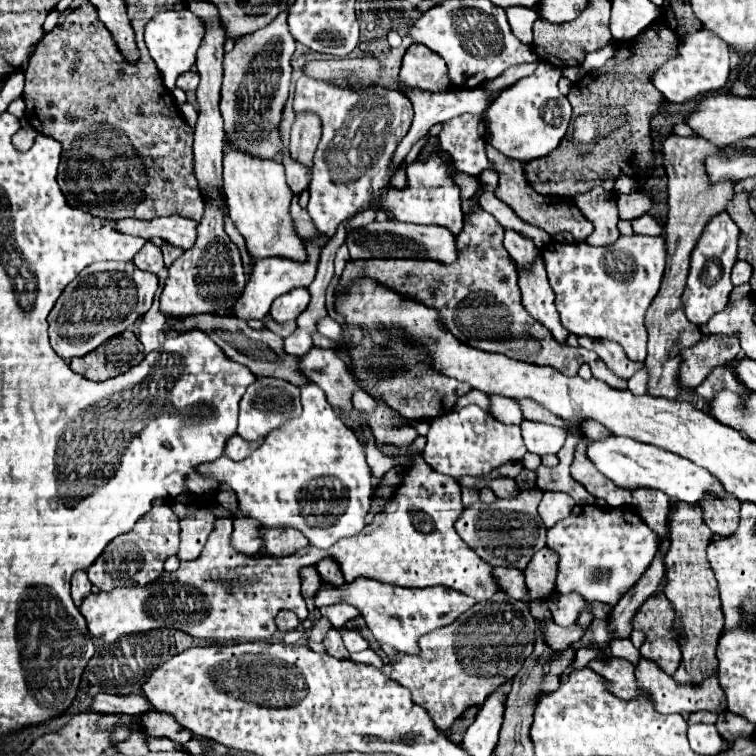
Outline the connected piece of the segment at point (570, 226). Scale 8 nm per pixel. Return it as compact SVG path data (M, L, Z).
M487 144L485 150L487 150L489 162L493 164L493 168L499 174L499 186L495 188L495 196L499 200L503 200L505 204L511 204L515 214L521 220L545 230L549 236L557 236L561 232L571 232L577 242L585 240L585 236L591 234L593 226L589 224L589 220L585 220L585 216L581 216L581 212L579 212L579 208L575 204L569 204L569 200L561 200L561 196L543 196L543 194L535 192L535 188L525 178L525 164L523 162L509 160L501 152L497 152L491 144Z

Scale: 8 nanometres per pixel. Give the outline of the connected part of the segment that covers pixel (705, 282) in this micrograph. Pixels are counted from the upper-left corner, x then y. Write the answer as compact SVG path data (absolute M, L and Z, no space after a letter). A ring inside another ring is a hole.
M721 212L718 216L714 216L705 226L705 230L703 230L693 254L691 254L691 268L689 268L687 286L681 294L683 312L689 322L701 326L713 314L725 310L725 306L729 304L729 294L733 290L731 268L737 262L739 236L741 236L741 230L731 220L731 216L727 212ZM707 310L709 310L709 314L707 314Z

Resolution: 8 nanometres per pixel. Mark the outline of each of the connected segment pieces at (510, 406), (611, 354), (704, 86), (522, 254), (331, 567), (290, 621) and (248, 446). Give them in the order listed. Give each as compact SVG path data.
M489 394L489 414L503 424L521 424L525 420L519 400L509 396Z
M579 338L579 346L587 348L587 350L593 350L599 354L601 360L605 360L605 364L621 378L631 378L643 364L637 364L637 362L631 362L621 344L613 342L613 340L603 340L603 338Z
M697 30L681 38L679 56L663 64L663 68L659 68L653 74L653 84L659 92L663 92L663 96L669 102L683 104L701 94L717 92L719 88L725 86L727 78L729 78L729 48L725 48L725 44L717 40L717 36L711 36L711 32Z
M505 230L505 250L511 254L511 258L521 264L527 266L533 260L533 240L529 240L527 236L515 232L515 230Z
M323 558L319 564L317 564L317 572L319 572L319 576L321 576L321 580L325 580L325 582L329 582L329 584L343 584L345 580L343 580L343 572L341 572L341 568L337 568L339 564L337 564L337 560L335 558Z
M281 610L275 618L277 622L277 628L281 632L289 632L289 630L295 630L299 626L299 618L295 616L295 612L287 612L287 610Z
M233 436L229 438L227 446L225 446L225 456L231 458L231 460L243 460L245 456L249 456L251 452L255 450L255 444L247 442L247 440L241 440L241 436Z

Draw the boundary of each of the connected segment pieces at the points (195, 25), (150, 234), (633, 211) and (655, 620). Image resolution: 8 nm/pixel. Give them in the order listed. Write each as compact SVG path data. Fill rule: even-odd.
M187 8L181 12L161 12L157 16L151 18L151 22L145 26L145 42L147 48L151 50L151 58L155 60L163 82L169 90L175 88L175 78L181 72L191 70L191 66L195 64L195 52L203 40L203 22L191 14Z
M167 216L167 218L153 218L153 220L135 220L135 218L125 218L117 222L117 228L121 232L131 234L131 236L141 236L145 240L151 240L155 236L163 238L171 246L189 250L195 244L195 228L197 222L181 216Z
M633 192L633 194L623 194L617 198L619 206L619 216L625 220L635 220L643 216L645 212L651 210L651 198L643 192Z
M663 592L649 596L631 620L633 630L645 634L645 642L639 652L657 660L657 664L661 664L667 674L673 674L681 664L681 646L675 620L677 614L673 604Z

